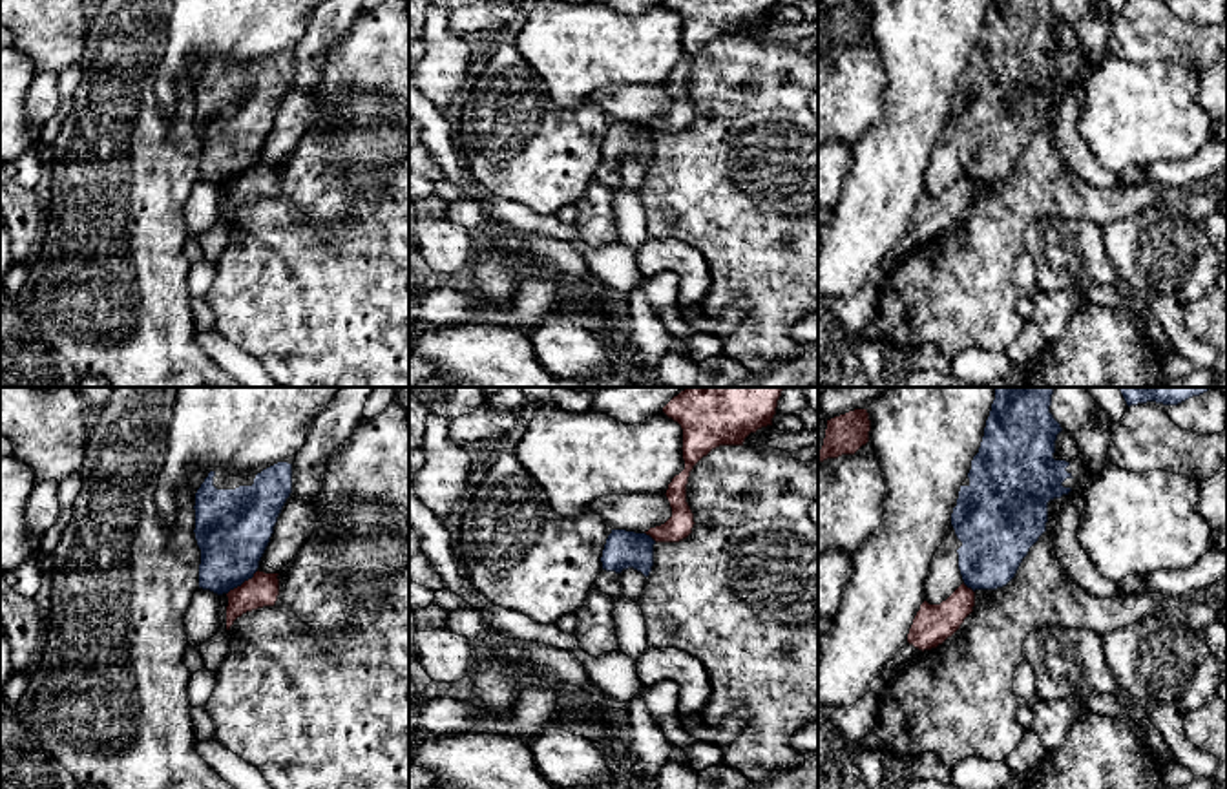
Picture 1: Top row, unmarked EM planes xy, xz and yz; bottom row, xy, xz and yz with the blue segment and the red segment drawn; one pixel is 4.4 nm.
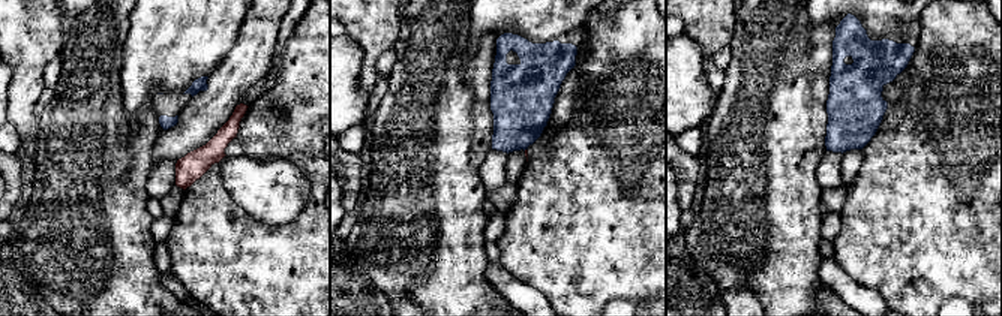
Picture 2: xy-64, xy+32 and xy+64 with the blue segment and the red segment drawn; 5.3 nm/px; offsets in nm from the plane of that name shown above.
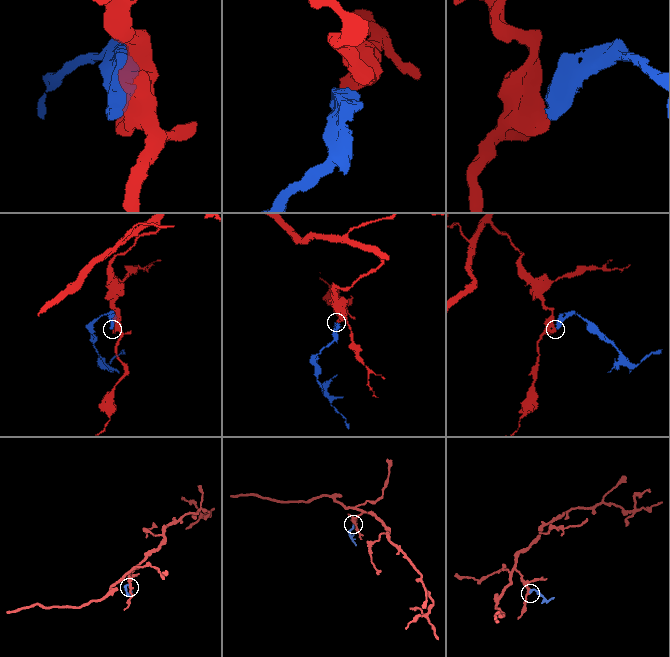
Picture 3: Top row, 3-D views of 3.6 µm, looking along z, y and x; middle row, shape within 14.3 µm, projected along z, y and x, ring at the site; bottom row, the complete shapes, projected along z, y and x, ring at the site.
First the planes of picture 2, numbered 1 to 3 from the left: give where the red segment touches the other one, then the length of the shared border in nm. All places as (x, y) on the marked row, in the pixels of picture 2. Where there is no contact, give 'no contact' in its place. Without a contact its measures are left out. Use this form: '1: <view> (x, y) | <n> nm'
1: no contact
2: xy+32 (525, 149) | 30 nm
3: no contact

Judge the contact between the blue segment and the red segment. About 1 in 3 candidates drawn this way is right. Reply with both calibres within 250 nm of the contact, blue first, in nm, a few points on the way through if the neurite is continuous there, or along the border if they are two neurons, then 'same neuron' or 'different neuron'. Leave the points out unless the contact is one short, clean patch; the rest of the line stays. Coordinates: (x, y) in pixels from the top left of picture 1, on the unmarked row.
340 nm thick on the blue side, 140 nm on the other; border along xy (258, 161), (227, 185); different neuron

